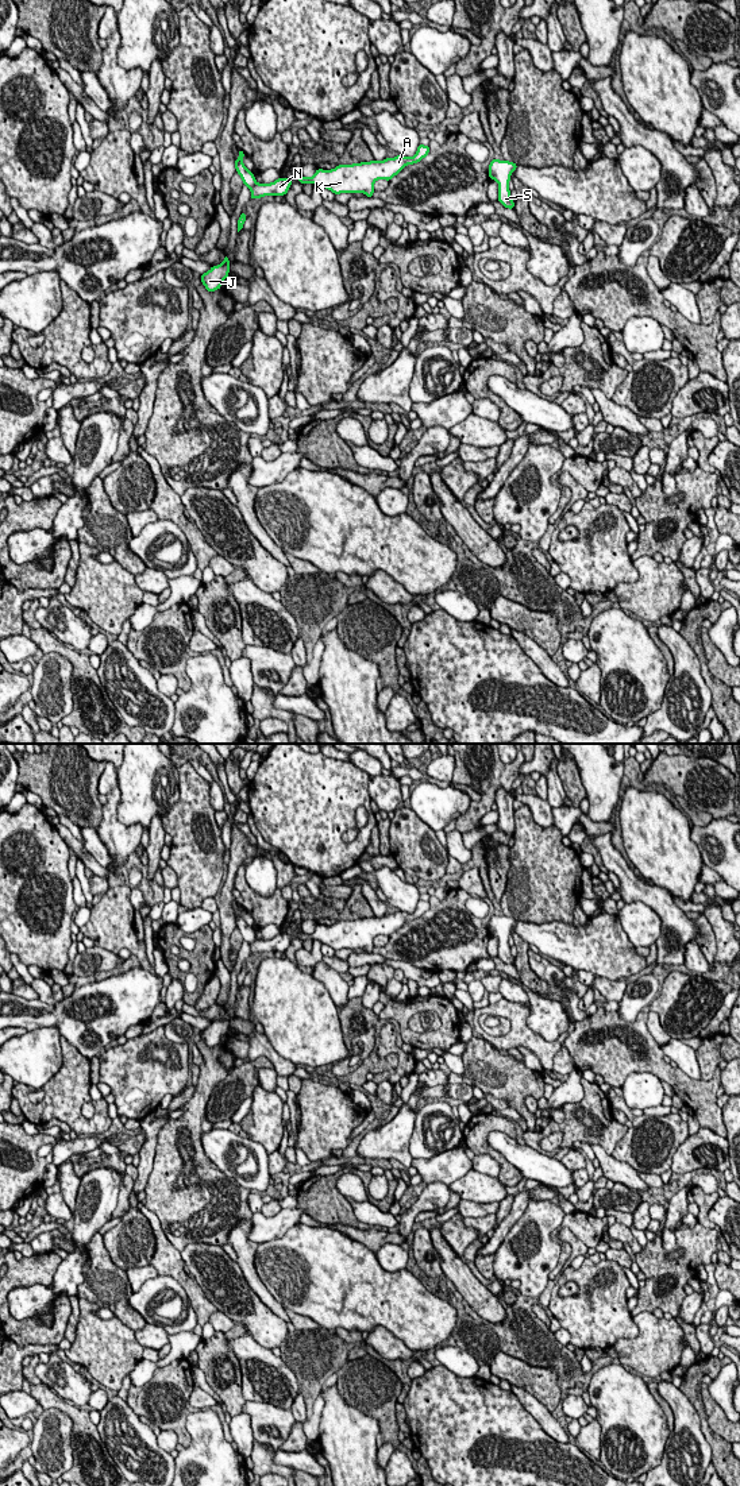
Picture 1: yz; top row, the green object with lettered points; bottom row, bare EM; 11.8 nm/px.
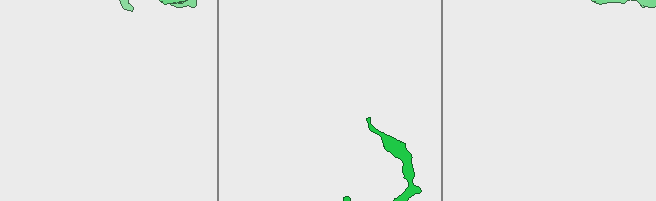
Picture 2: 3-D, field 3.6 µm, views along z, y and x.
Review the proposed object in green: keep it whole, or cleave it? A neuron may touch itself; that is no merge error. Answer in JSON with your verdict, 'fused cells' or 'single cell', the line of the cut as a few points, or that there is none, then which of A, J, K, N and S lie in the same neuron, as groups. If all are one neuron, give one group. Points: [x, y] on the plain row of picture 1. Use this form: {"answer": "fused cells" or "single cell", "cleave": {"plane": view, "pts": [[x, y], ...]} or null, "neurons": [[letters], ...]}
{"answer": "single cell", "cleave": null, "neurons": [["A", "J", "K", "N", "S"]]}

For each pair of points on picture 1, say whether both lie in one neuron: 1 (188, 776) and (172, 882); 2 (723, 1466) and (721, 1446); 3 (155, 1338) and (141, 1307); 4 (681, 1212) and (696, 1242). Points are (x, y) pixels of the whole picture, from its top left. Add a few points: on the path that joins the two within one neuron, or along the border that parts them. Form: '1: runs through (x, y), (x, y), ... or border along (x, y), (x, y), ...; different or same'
1: border along (168, 865), (174, 872), (178, 886); different
2: runs through (723, 1461), (721, 1451); same
3: border along (147, 1323), (160, 1326); different
4: border along (675, 1224), (677, 1247), (683, 1254); different

